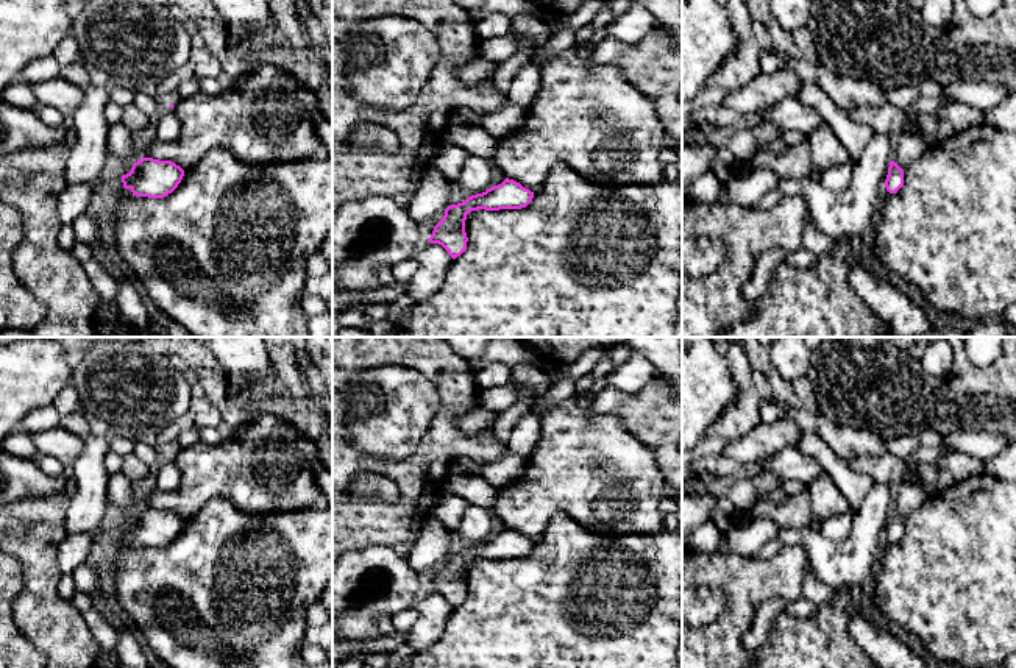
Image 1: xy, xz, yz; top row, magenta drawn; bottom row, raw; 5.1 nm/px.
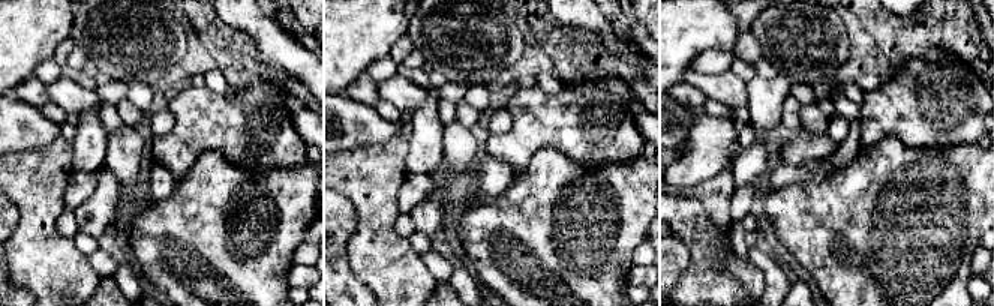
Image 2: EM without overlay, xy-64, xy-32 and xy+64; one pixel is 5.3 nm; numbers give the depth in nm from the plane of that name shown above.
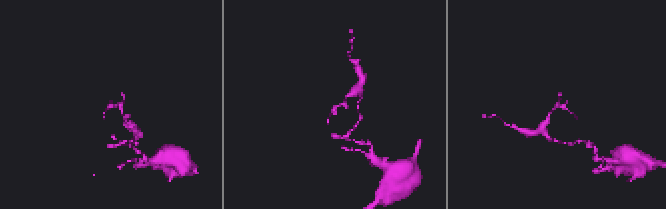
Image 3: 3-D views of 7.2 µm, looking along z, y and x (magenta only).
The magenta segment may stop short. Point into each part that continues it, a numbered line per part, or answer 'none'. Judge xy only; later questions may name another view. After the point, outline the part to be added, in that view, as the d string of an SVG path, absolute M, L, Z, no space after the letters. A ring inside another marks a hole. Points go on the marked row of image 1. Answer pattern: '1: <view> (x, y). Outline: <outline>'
none

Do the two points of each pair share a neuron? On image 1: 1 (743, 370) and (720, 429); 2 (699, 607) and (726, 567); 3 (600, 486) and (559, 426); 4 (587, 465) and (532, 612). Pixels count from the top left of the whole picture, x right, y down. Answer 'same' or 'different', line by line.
1: same
2: different
3: same
4: different

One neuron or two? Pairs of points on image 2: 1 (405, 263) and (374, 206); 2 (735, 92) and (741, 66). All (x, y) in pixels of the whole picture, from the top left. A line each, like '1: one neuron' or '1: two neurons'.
1: one neuron
2: two neurons

